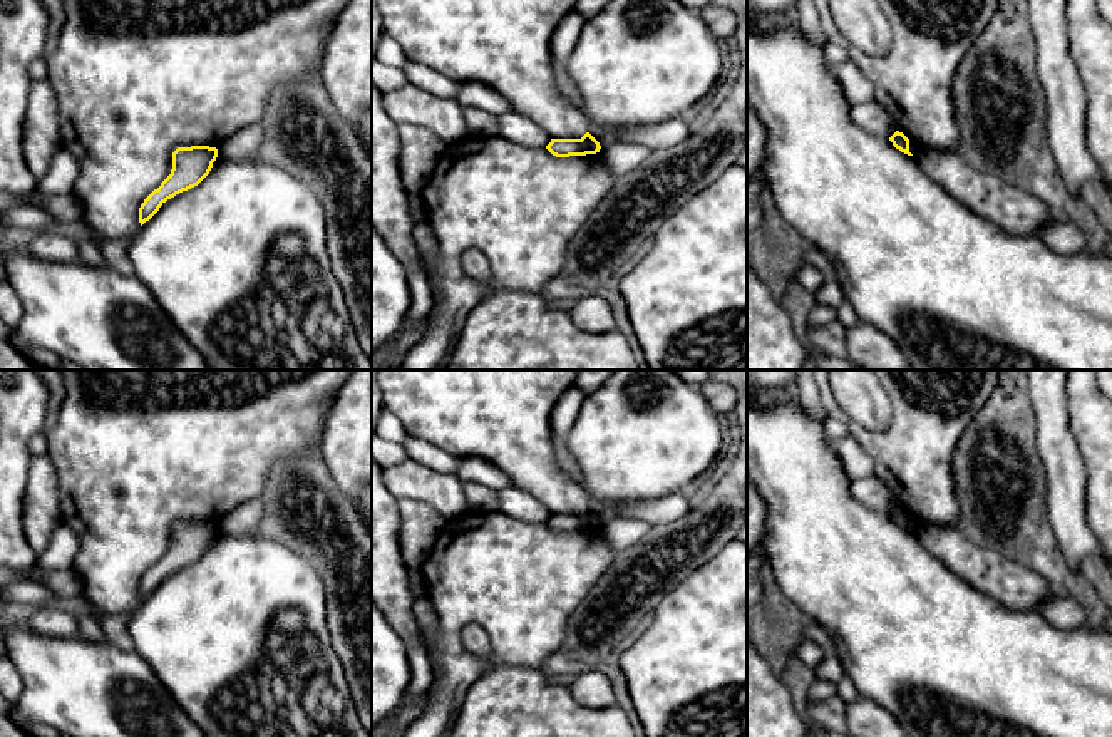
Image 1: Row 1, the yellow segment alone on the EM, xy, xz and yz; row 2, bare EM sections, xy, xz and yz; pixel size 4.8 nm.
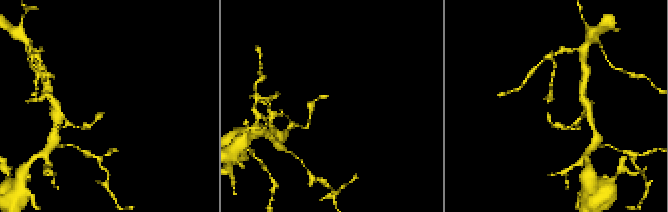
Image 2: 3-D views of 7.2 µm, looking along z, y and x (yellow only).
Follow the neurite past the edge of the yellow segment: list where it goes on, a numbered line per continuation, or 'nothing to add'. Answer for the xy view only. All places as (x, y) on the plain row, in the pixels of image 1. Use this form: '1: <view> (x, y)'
nothing to add

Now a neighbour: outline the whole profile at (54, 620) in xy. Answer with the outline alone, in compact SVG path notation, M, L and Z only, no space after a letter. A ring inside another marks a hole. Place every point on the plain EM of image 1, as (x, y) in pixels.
M64 603L40 606L27 625L40 636L74 638L77 635L77 620Z

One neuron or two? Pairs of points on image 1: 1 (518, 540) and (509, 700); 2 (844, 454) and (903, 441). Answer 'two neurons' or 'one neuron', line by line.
1: two neurons
2: two neurons

